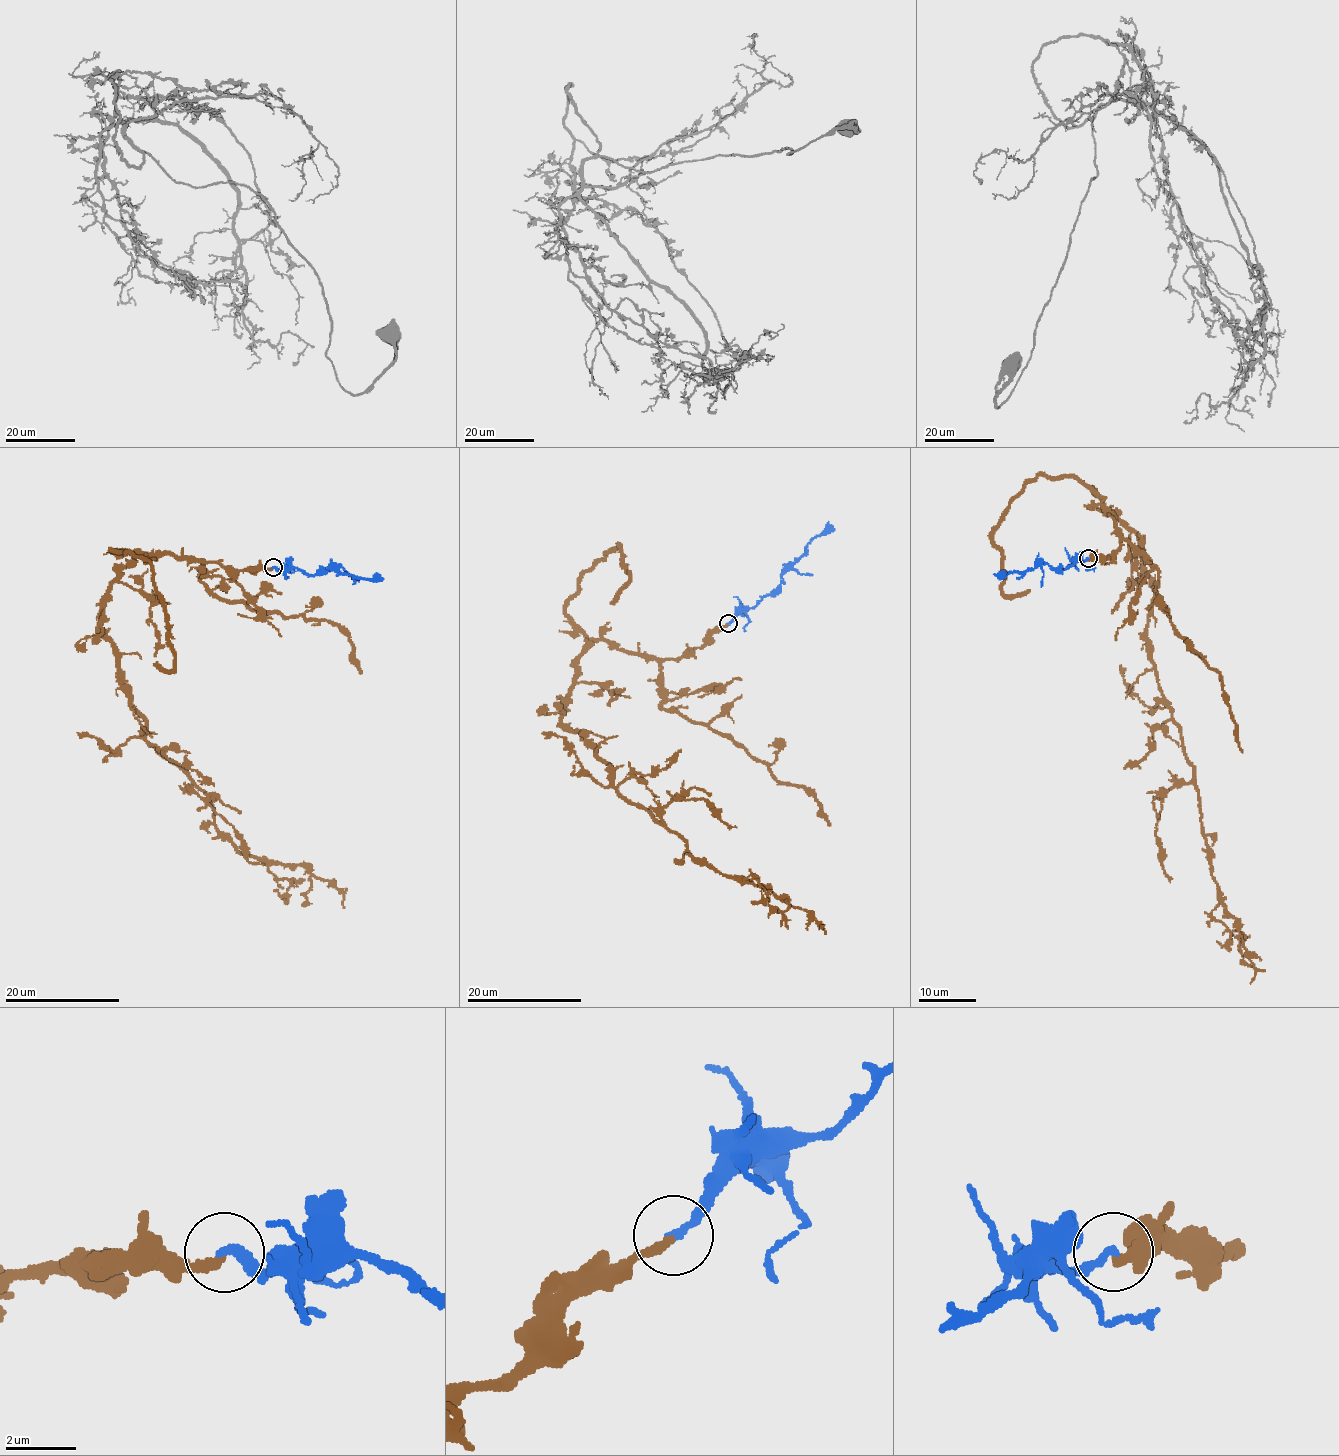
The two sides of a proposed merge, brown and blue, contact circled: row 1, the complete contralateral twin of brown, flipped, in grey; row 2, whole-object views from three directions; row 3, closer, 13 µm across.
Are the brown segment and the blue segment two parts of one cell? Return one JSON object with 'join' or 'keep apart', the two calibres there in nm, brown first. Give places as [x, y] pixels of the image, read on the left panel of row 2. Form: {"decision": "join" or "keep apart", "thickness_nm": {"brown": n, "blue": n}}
{"decision": "join", "thickness_nm": {"brown": 240, "blue": 260}}

